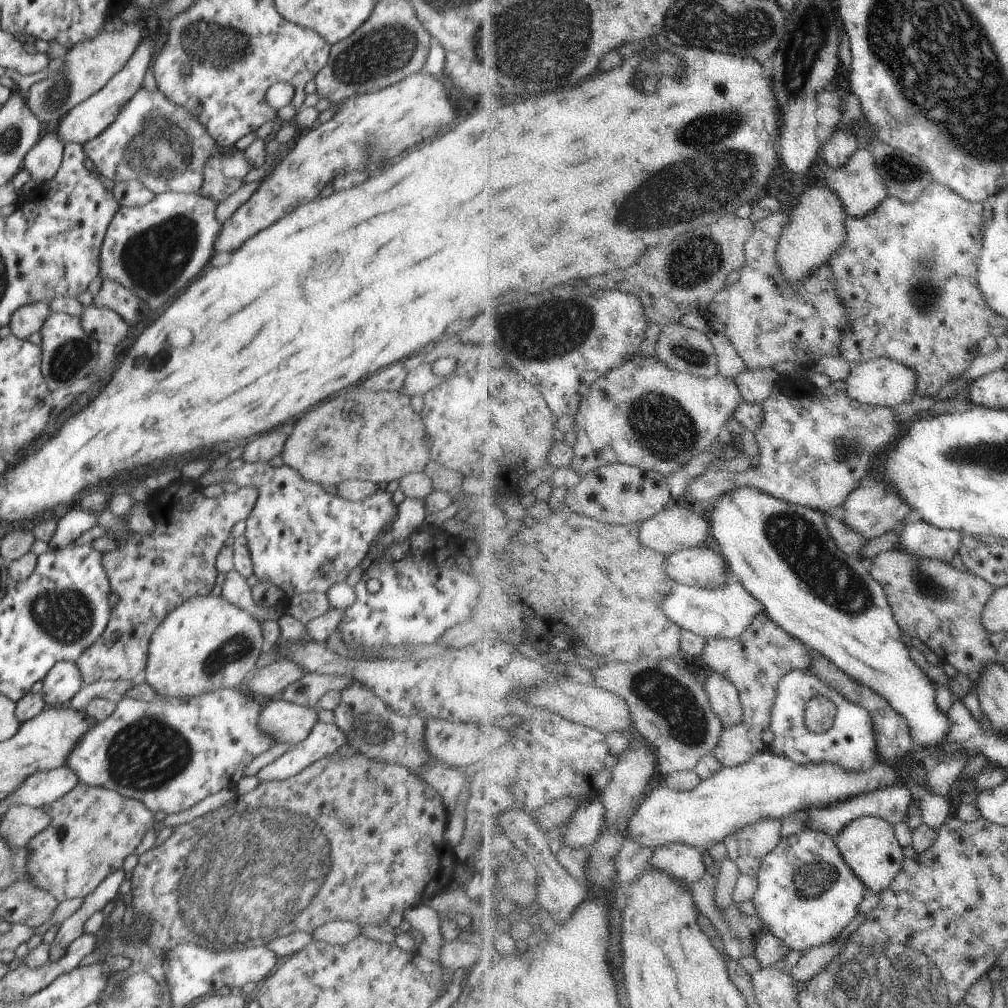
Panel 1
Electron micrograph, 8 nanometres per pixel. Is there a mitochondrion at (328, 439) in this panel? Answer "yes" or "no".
yes

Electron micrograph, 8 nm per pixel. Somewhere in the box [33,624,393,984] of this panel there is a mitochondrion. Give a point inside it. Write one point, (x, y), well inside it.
(249, 868)

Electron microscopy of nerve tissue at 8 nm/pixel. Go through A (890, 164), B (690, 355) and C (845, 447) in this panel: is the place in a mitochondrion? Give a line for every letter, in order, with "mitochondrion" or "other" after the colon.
A: mitochondrion
B: mitochondrion
C: mitochondrion

